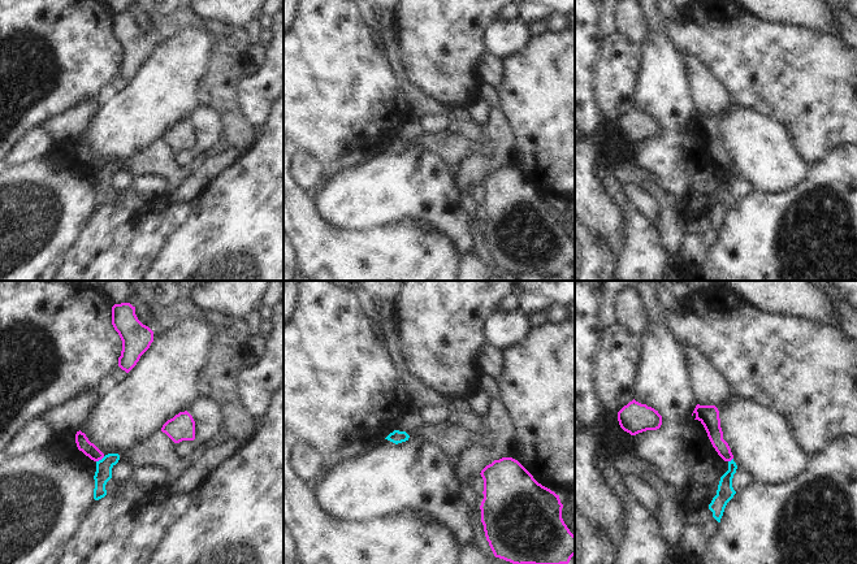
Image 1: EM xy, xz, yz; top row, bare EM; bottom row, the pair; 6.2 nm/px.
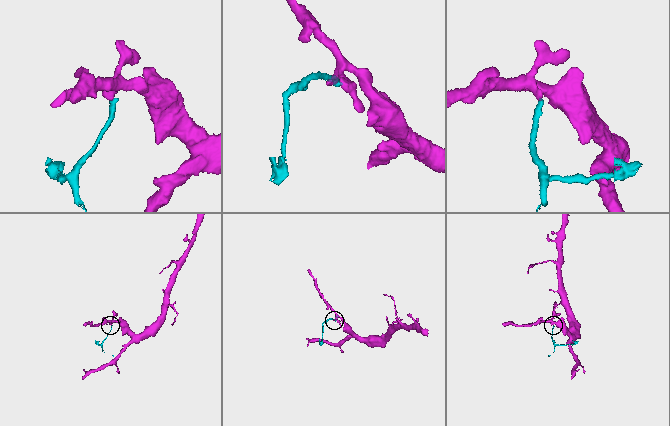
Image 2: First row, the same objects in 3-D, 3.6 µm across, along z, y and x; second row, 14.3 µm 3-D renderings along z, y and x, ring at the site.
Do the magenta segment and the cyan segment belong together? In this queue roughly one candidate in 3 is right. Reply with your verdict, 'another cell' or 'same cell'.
another cell

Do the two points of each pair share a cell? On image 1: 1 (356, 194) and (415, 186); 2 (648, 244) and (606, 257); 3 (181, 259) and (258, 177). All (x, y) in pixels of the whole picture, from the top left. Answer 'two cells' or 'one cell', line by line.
1: one cell
2: two cells
3: one cell

